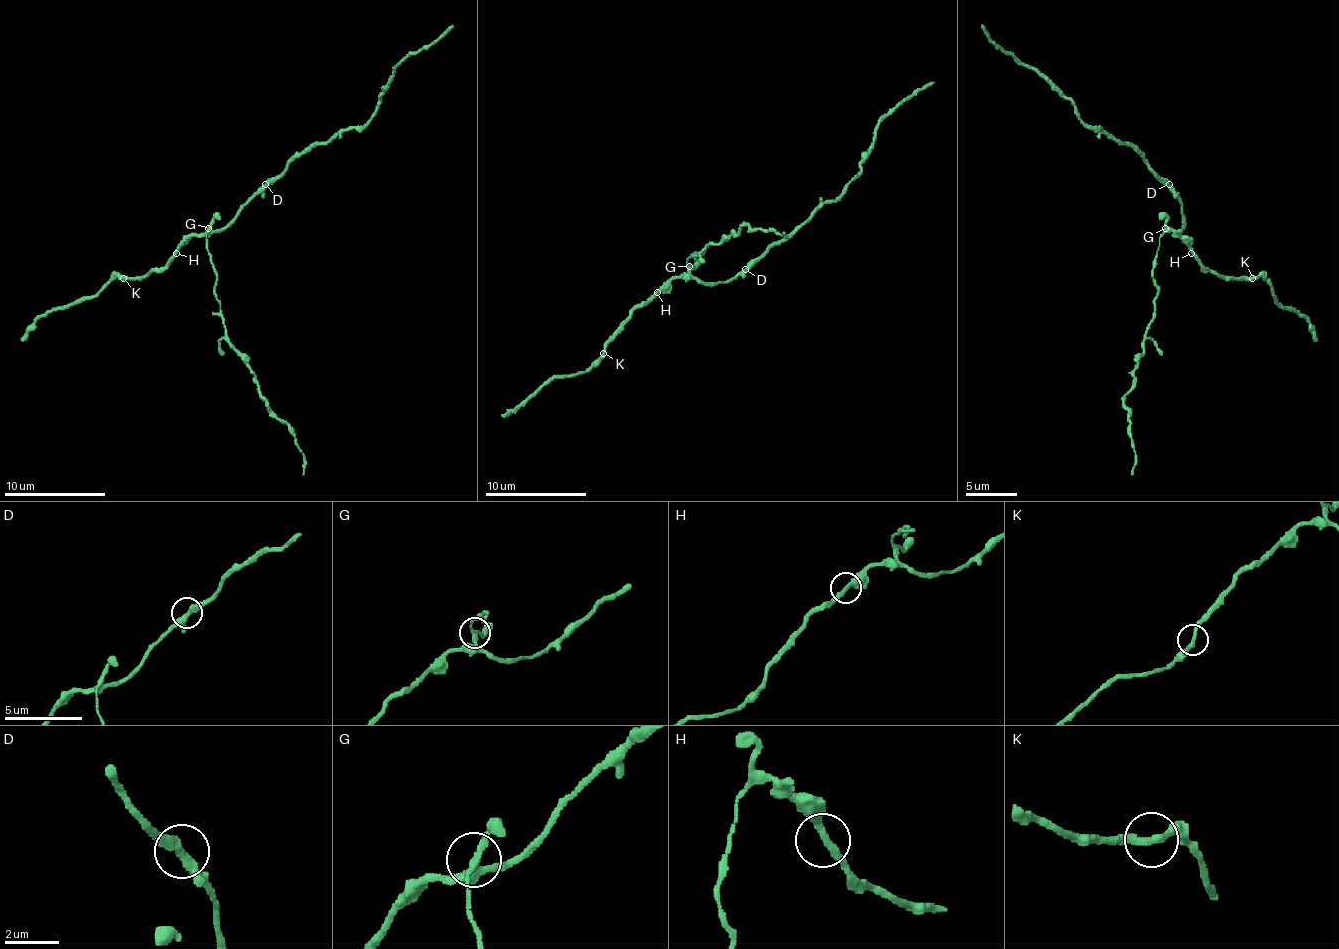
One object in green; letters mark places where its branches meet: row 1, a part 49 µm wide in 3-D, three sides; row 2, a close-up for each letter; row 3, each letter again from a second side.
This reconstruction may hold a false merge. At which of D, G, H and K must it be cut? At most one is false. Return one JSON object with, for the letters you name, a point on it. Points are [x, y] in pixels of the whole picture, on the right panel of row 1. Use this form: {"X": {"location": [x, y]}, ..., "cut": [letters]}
{"G": {"location": [1165, 228]}, "cut": ["G"]}

